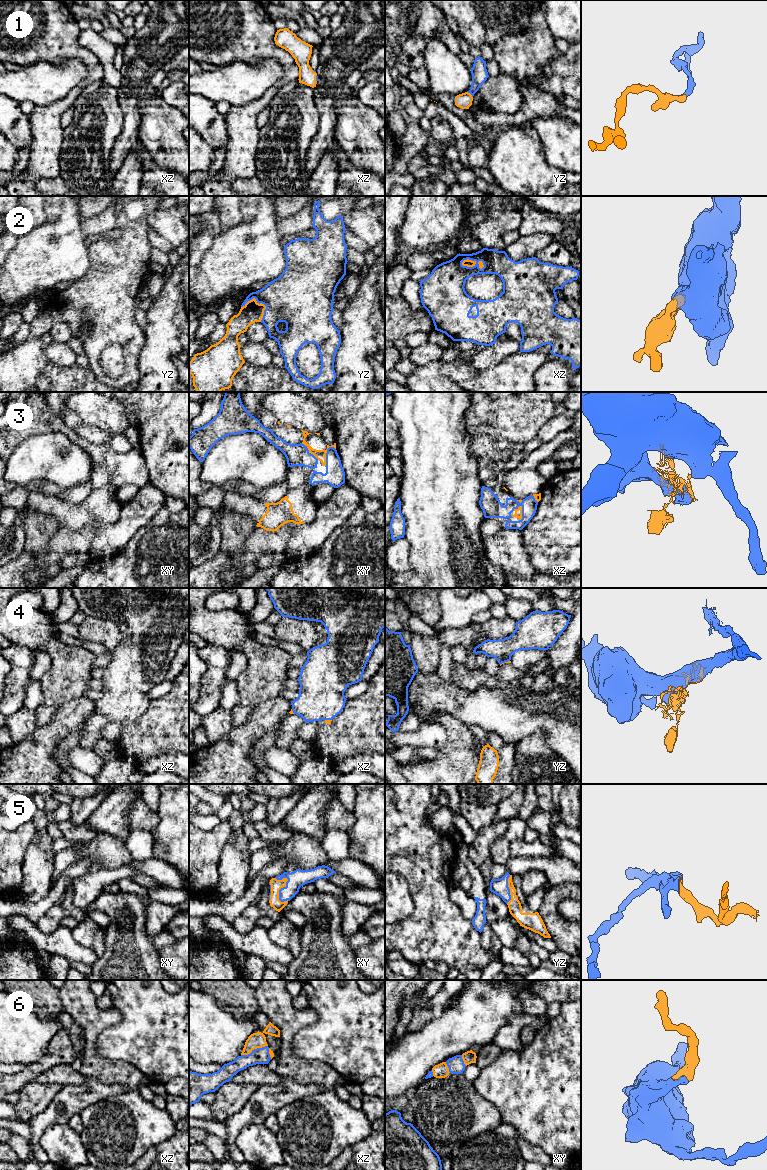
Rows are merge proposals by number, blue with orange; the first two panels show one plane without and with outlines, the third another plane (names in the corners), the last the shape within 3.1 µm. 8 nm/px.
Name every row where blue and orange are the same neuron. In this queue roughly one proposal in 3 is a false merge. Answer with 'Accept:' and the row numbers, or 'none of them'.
Accept: 1, 2, 5, 6

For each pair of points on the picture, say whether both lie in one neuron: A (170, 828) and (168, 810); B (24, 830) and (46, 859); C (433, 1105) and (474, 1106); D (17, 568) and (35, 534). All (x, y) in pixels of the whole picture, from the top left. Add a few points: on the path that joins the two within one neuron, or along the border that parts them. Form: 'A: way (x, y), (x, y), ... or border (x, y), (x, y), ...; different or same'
A: way (170, 824), (170, 814); same
B: border (30, 843), (22, 865); different
C: way (443, 1106), (464, 1106); same
D: border (48, 543), (44, 554), (38, 558), (24, 550); different

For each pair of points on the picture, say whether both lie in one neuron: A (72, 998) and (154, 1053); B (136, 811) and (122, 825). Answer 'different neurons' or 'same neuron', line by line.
A: different neurons
B: different neurons

